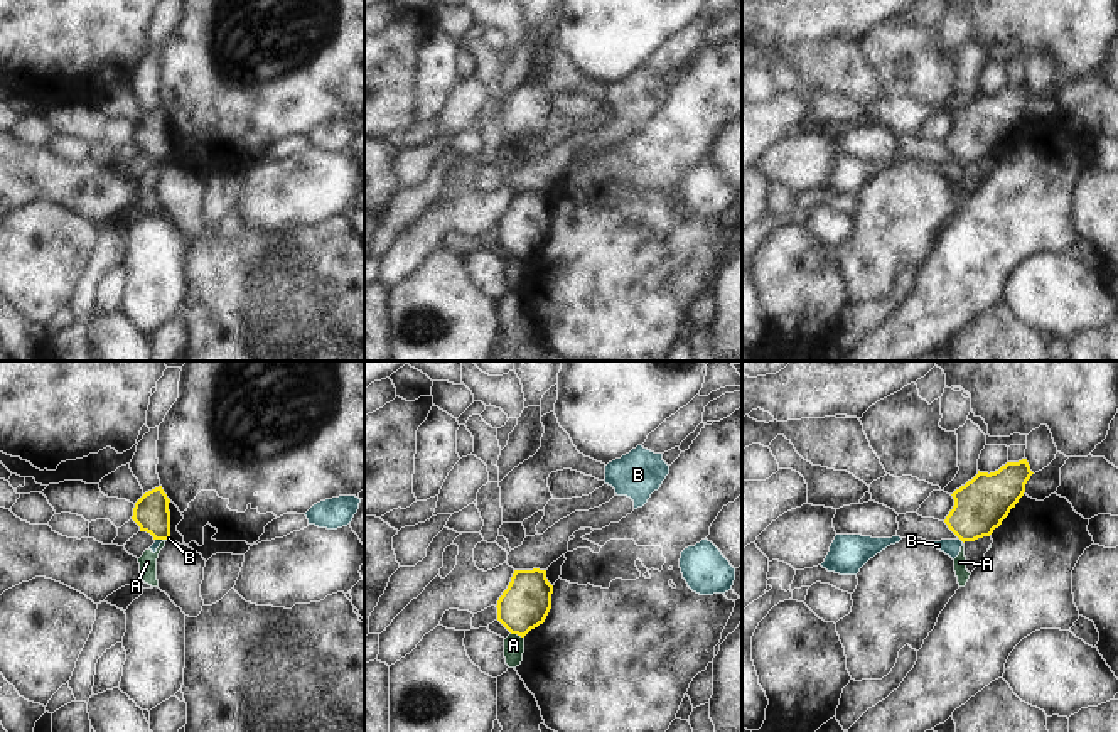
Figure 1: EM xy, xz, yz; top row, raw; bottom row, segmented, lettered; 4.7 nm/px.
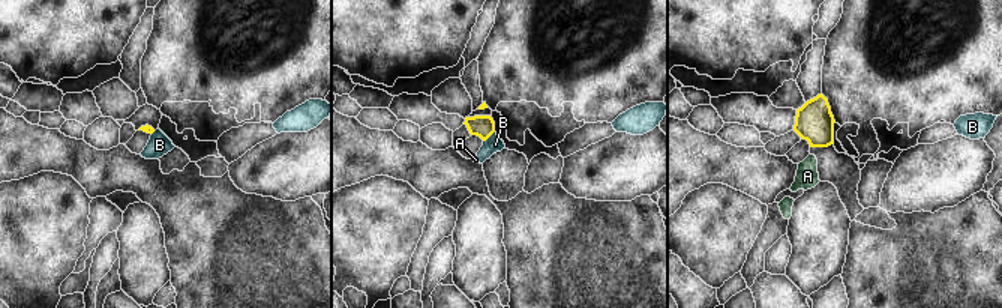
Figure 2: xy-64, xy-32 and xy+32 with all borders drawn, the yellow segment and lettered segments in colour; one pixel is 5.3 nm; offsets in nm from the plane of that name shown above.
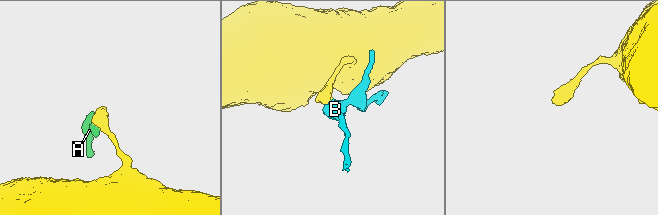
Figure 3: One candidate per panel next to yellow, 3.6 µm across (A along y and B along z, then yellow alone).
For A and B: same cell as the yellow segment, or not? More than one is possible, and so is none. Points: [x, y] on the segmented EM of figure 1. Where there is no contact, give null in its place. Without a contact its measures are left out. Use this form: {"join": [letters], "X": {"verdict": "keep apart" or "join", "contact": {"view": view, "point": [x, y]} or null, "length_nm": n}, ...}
{"join": [], "A": {"verdict": "keep apart", "contact": {"view": "xz", "point": [518, 635]}, "length_nm": 70}, "B": {"verdict": "keep apart", "contact": {"view": "yz", "point": [962, 540]}, "length_nm": 30}}

